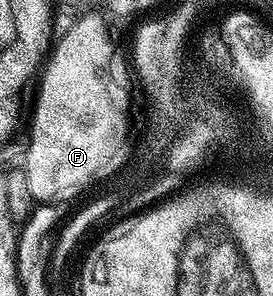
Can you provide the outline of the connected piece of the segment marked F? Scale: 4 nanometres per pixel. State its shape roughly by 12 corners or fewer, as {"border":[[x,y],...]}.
{"border":[[102,22],[52,45],[24,168],[61,199],[125,156]]}

